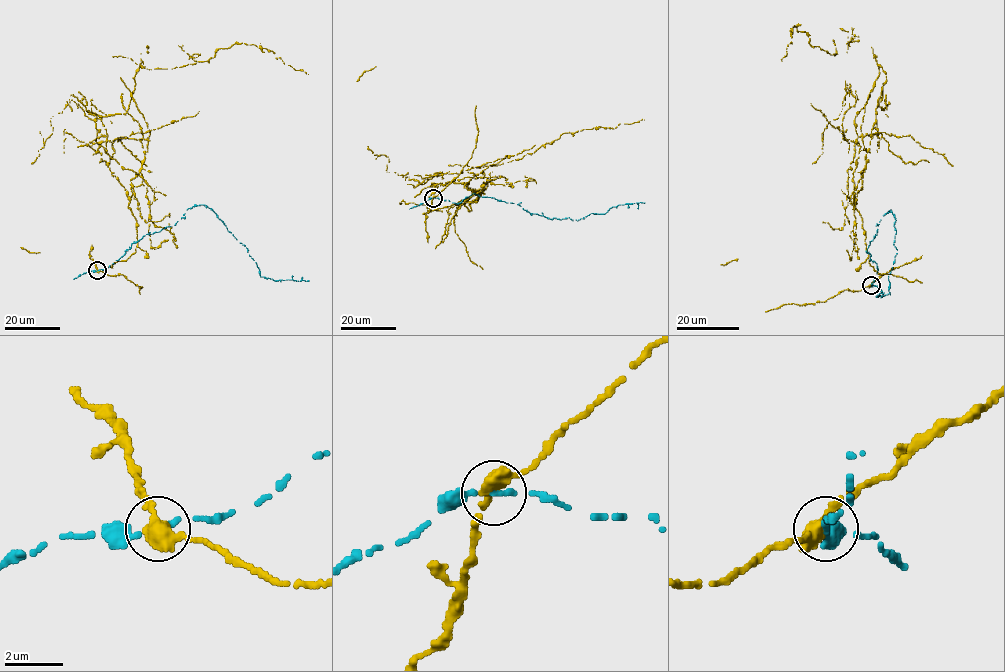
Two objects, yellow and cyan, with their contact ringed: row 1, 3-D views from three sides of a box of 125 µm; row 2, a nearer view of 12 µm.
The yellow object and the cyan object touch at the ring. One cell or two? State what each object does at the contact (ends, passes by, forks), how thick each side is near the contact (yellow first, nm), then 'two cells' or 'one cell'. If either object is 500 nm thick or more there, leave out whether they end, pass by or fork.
yellow passes by; cyan passes by; 400 nm thick on the yellow side, 170 nm on the other; two cells

